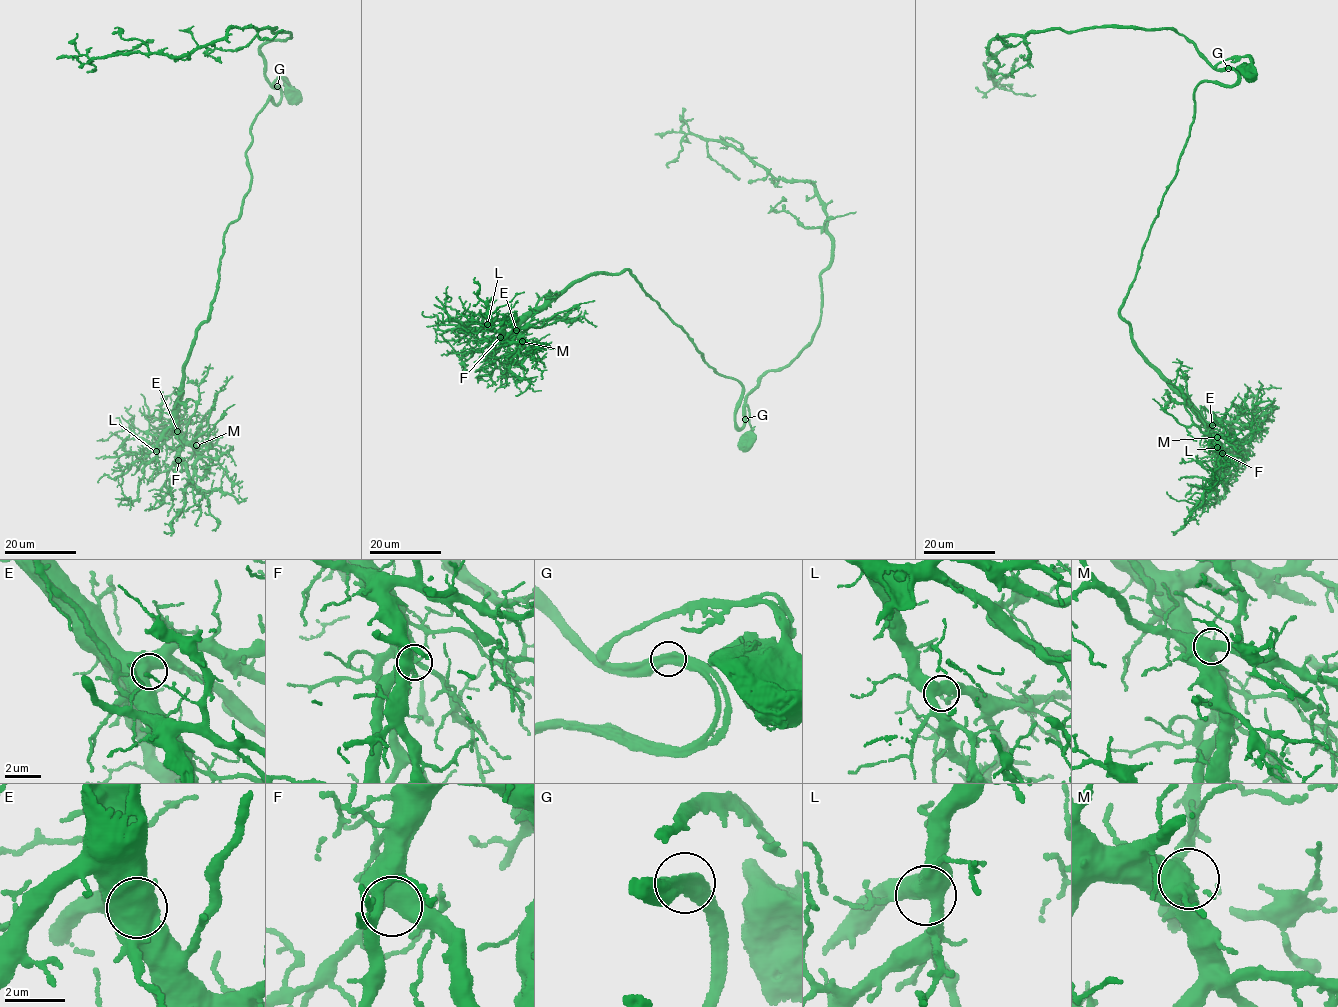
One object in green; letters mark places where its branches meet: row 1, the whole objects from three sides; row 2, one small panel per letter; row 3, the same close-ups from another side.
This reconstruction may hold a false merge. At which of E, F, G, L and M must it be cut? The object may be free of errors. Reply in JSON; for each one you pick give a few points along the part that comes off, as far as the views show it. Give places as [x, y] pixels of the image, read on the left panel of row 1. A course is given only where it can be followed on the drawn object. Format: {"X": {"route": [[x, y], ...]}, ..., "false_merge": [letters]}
{"false_merge": []}

